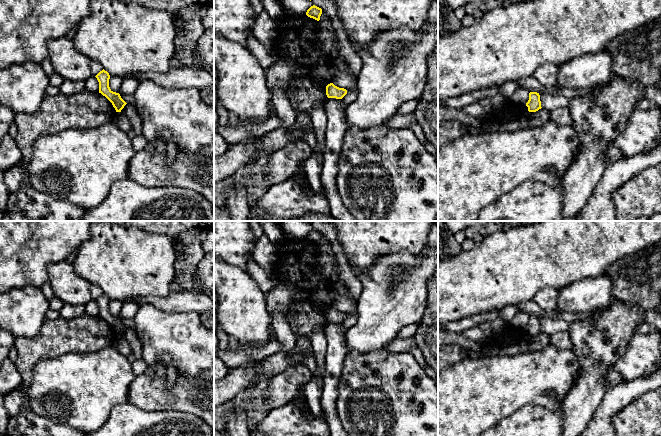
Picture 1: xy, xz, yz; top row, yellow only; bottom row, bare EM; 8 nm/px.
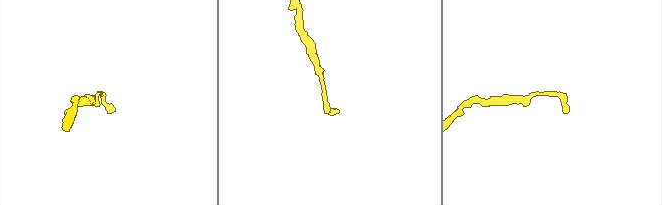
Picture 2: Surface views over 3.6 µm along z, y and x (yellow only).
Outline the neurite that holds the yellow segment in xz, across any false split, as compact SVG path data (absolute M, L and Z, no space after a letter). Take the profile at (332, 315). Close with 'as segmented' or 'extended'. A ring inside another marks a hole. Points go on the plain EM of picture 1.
M333 307L326 310L326 319L328 322L342 323L347 318L347 314L344 312L339 312Z | as segmented

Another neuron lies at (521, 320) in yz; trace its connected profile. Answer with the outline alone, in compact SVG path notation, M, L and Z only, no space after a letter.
M519 312L513 317L509 324L515 328L526 329L529 324L529 317L529 314L525 312Z

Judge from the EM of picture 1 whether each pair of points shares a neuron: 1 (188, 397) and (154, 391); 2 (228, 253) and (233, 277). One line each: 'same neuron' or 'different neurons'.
1: same neuron
2: different neurons

